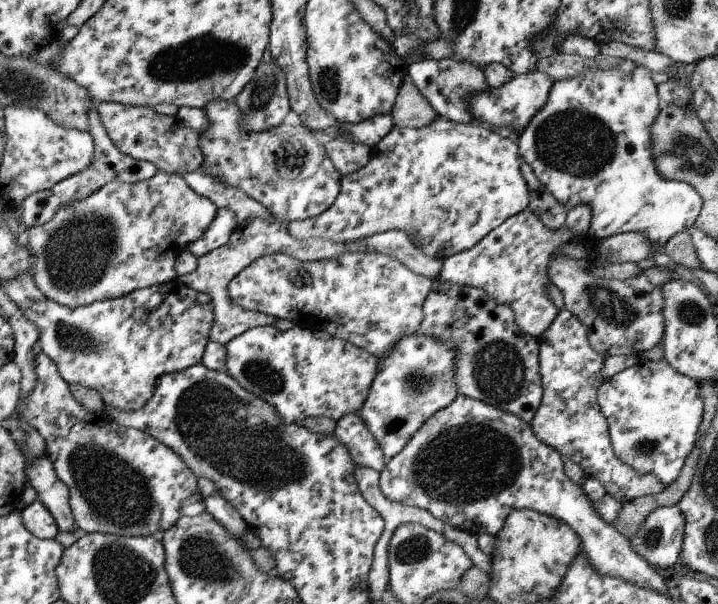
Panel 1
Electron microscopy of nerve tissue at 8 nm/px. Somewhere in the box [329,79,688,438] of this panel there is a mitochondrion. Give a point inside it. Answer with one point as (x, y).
(571, 142)

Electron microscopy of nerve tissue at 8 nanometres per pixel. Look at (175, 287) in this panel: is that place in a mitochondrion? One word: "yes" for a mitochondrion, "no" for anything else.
no

